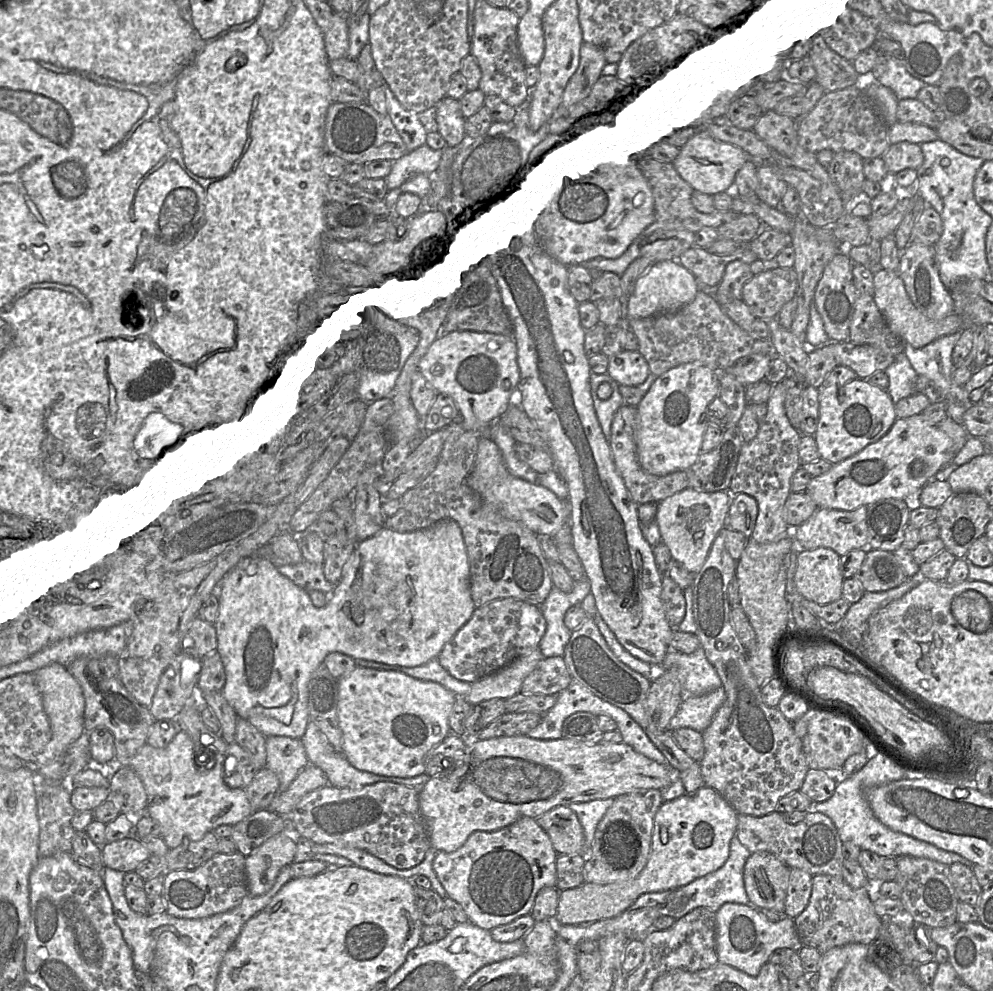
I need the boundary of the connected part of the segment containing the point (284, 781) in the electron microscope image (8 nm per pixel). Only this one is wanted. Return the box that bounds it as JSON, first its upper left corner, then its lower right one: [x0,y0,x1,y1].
[266,736,309,791]

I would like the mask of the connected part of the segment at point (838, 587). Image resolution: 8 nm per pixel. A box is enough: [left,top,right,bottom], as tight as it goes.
[794,547,844,605]

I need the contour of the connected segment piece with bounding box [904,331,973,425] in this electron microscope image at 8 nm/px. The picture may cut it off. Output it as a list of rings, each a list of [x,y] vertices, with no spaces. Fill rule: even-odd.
[[[958,331],[954,334],[939,337],[921,348],[915,348],[909,344],[905,344],[904,349],[905,355],[917,374],[925,377],[931,385],[923,391],[929,402],[937,403],[945,400],[947,402],[948,416],[960,425],[963,424],[964,413],[973,405],[969,401],[964,387],[955,384],[952,379],[952,373],[955,369],[952,362],[952,352],[961,332]]]

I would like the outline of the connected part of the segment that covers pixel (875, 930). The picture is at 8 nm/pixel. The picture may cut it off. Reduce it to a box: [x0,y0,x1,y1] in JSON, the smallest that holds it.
[793,874,881,954]

